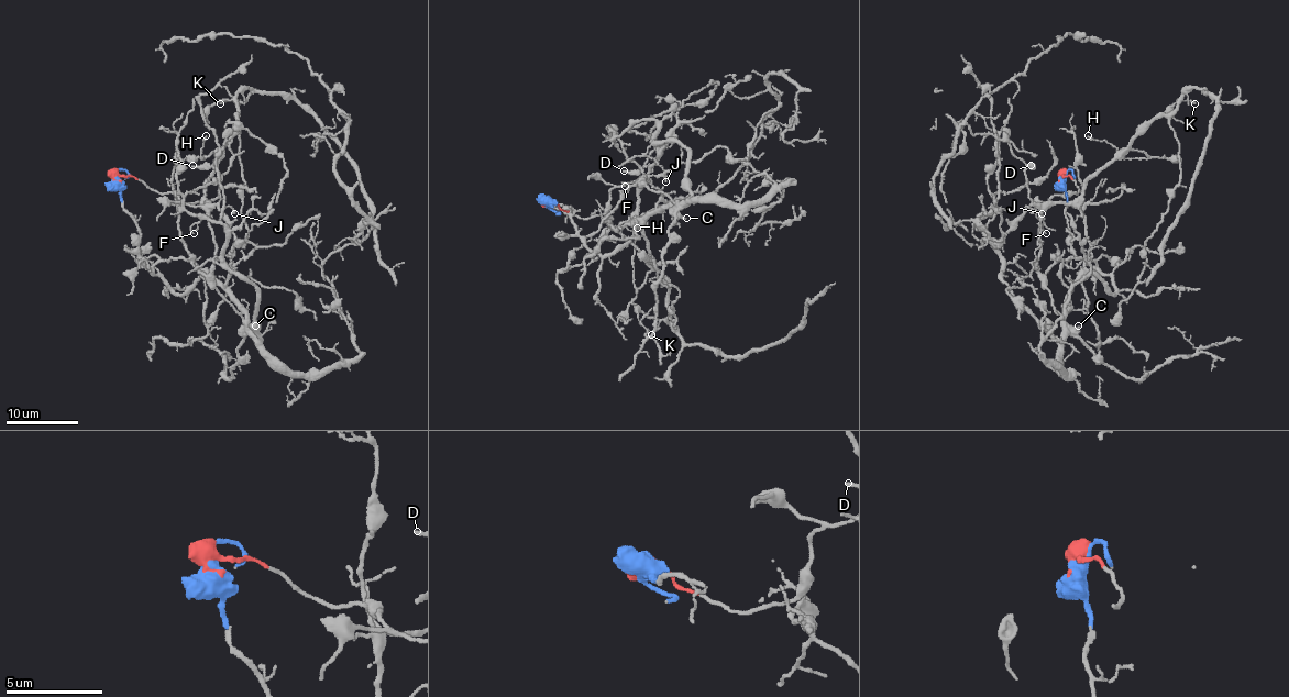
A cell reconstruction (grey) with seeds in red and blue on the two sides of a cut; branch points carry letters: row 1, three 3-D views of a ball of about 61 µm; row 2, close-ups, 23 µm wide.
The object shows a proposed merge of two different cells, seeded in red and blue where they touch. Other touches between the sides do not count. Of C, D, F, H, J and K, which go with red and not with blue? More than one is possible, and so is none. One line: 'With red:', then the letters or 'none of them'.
With red: C, D, F, H, J, K

